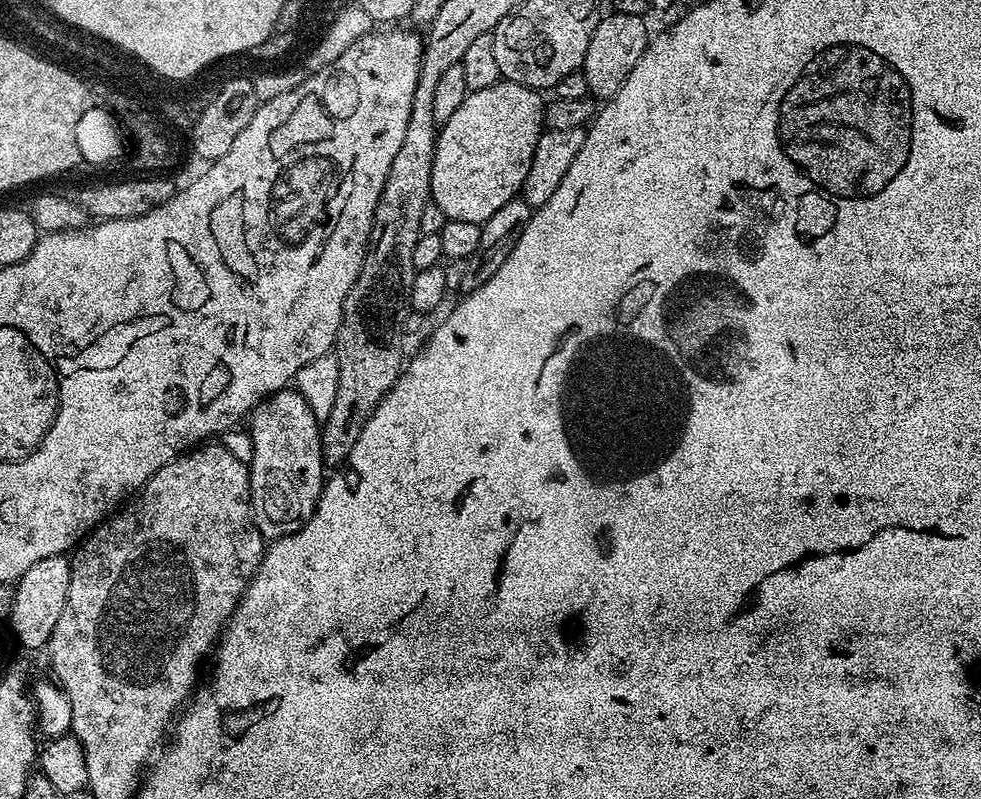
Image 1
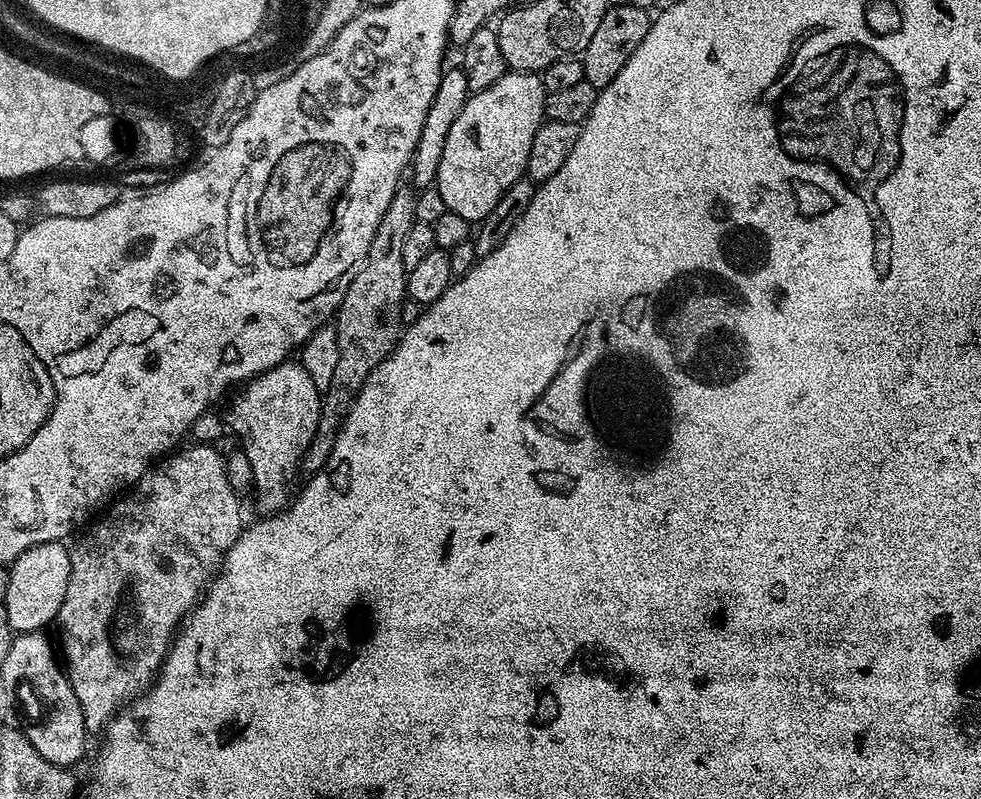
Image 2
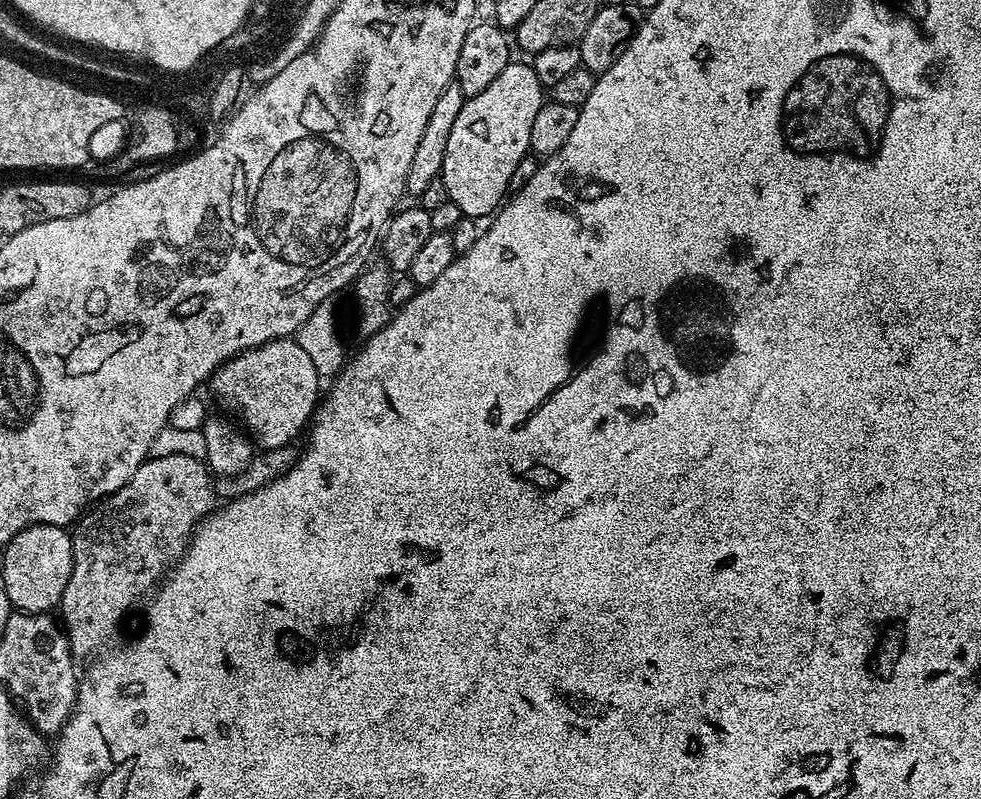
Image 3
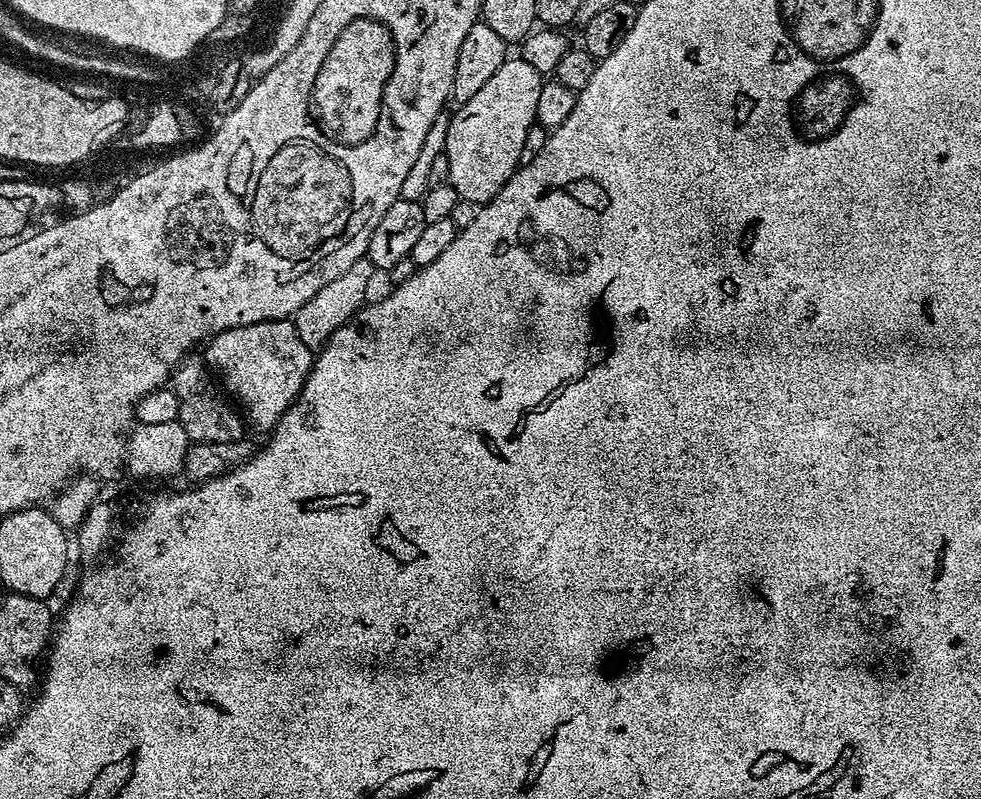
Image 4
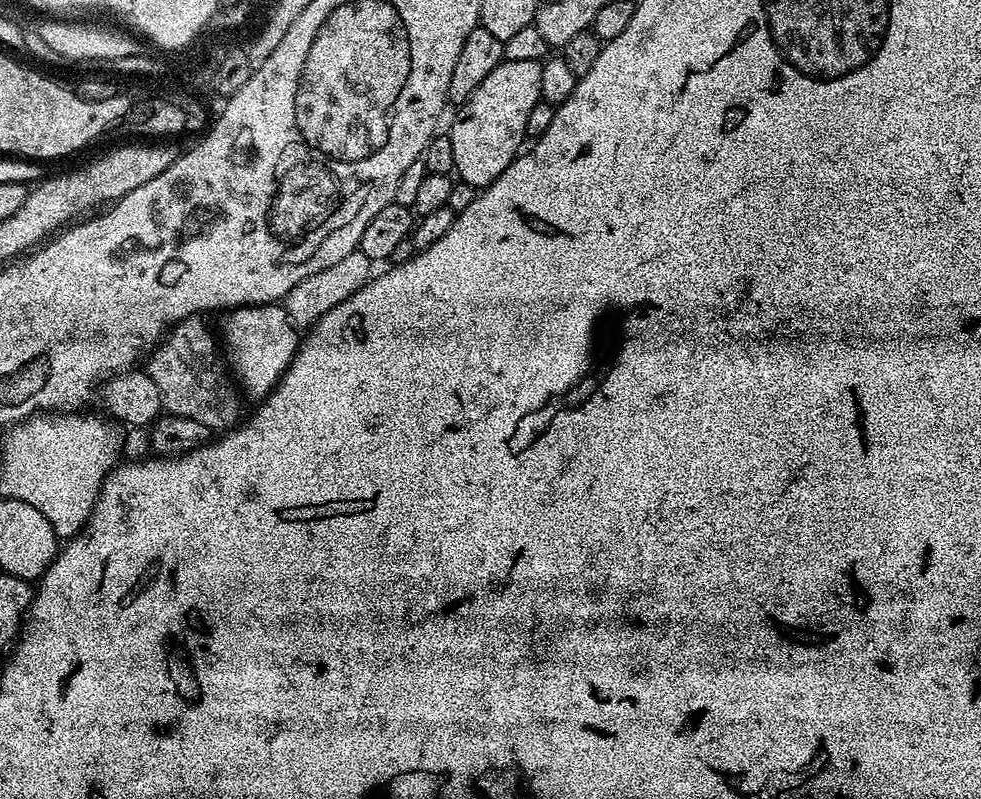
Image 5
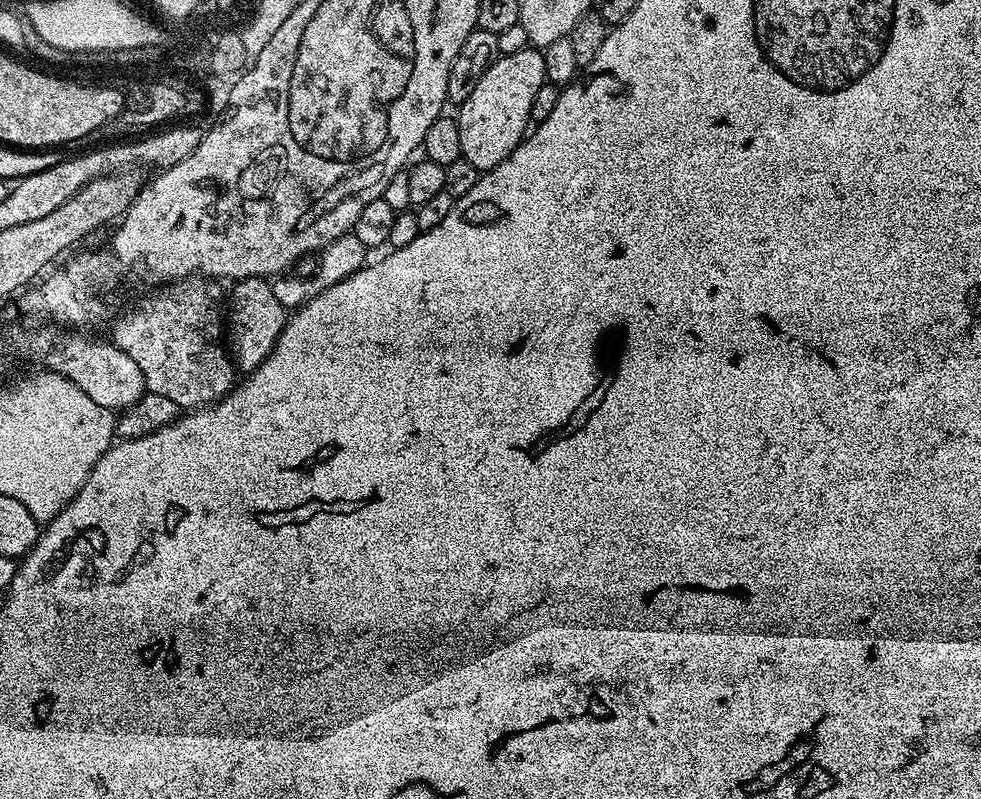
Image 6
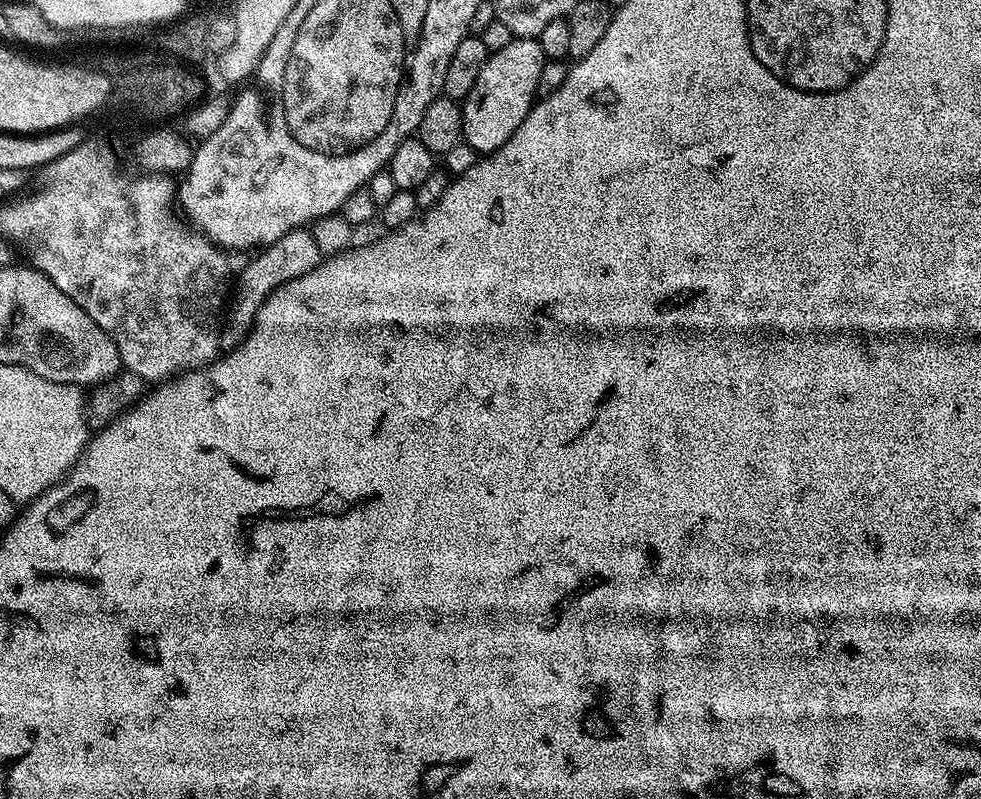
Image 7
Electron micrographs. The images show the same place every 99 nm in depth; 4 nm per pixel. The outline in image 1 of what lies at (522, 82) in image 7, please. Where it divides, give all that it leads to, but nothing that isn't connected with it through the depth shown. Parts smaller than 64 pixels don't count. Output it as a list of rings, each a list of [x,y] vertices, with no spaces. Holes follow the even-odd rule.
[[[501,79],[499,84],[486,86],[486,90],[469,92],[462,106],[458,106],[454,115],[439,129],[430,174],[430,200],[442,209],[442,214],[446,214],[448,220],[482,225],[486,218],[490,218],[490,214],[502,210],[506,202],[521,195],[526,173],[530,170],[530,162],[534,158],[534,146],[538,146],[540,133],[546,128],[545,101],[540,100],[540,96],[541,93],[535,88]]]

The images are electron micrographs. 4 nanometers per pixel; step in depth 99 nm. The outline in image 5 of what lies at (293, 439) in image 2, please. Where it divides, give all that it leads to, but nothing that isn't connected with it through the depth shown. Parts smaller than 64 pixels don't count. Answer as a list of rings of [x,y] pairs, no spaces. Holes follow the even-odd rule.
[[[283,303],[244,304],[223,313],[218,340],[231,379],[255,398],[263,398],[275,388],[290,366],[298,347],[297,325],[293,324]]]

